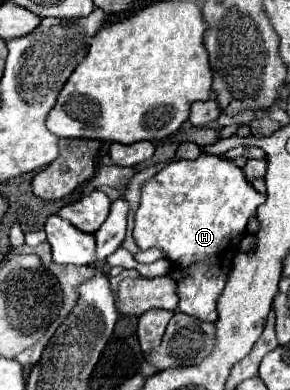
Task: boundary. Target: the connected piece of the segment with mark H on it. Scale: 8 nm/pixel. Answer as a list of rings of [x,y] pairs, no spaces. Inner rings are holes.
[[[200,155],[198,159],[192,161],[188,159],[172,161],[162,171],[158,171],[148,183],[144,183],[132,235],[142,251],[152,247],[160,249],[166,255],[166,259],[184,273],[184,277],[178,281],[176,287],[176,293],[180,297],[178,305],[180,311],[200,321],[214,323],[218,319],[216,301],[224,289],[224,283],[228,281],[232,259],[238,253],[238,245],[246,235],[246,223],[252,217],[256,217],[256,209],[264,201],[266,195],[252,189],[252,185],[246,181],[244,171],[234,161],[216,155]]]

